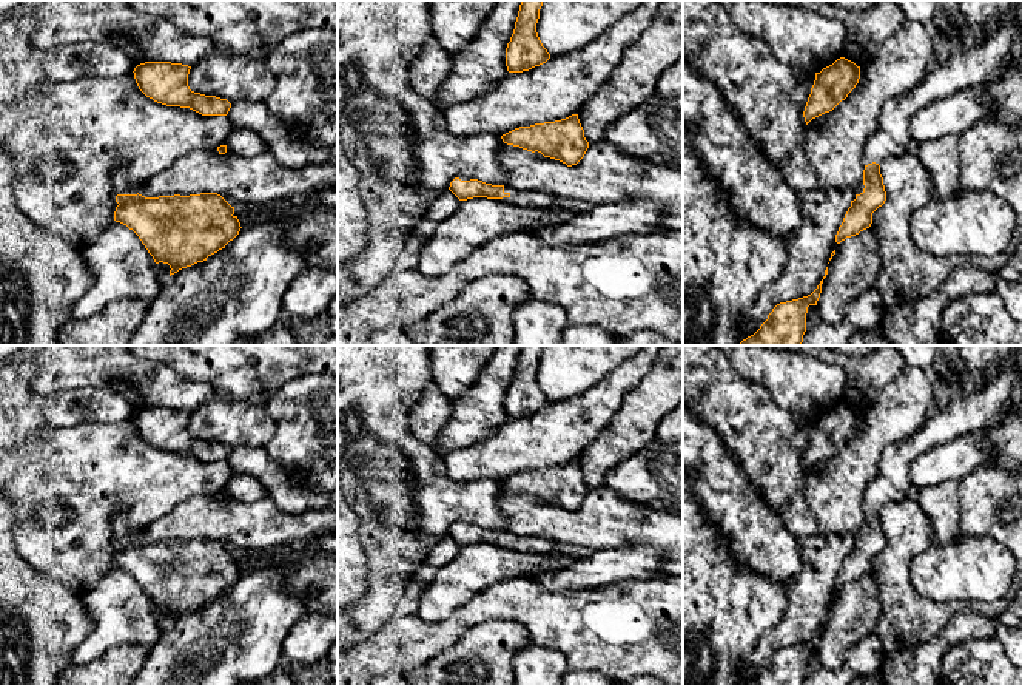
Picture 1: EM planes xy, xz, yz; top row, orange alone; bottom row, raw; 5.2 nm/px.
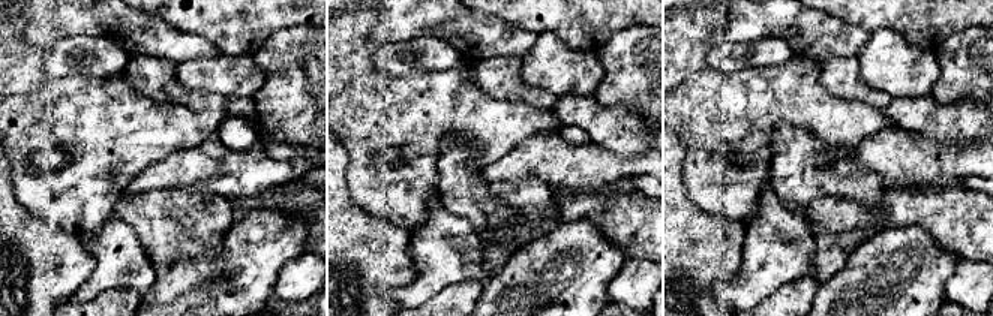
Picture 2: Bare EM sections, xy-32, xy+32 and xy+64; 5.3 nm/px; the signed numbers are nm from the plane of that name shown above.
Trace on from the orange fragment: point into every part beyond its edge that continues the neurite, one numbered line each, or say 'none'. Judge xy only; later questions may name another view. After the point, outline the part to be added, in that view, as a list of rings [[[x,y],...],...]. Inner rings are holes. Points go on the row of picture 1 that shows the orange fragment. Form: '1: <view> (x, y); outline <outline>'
1: xy (122, 184); outline [[[117,174],[116,179],[116,190],[119,194],[137,194],[140,188],[133,187],[126,176]]]

